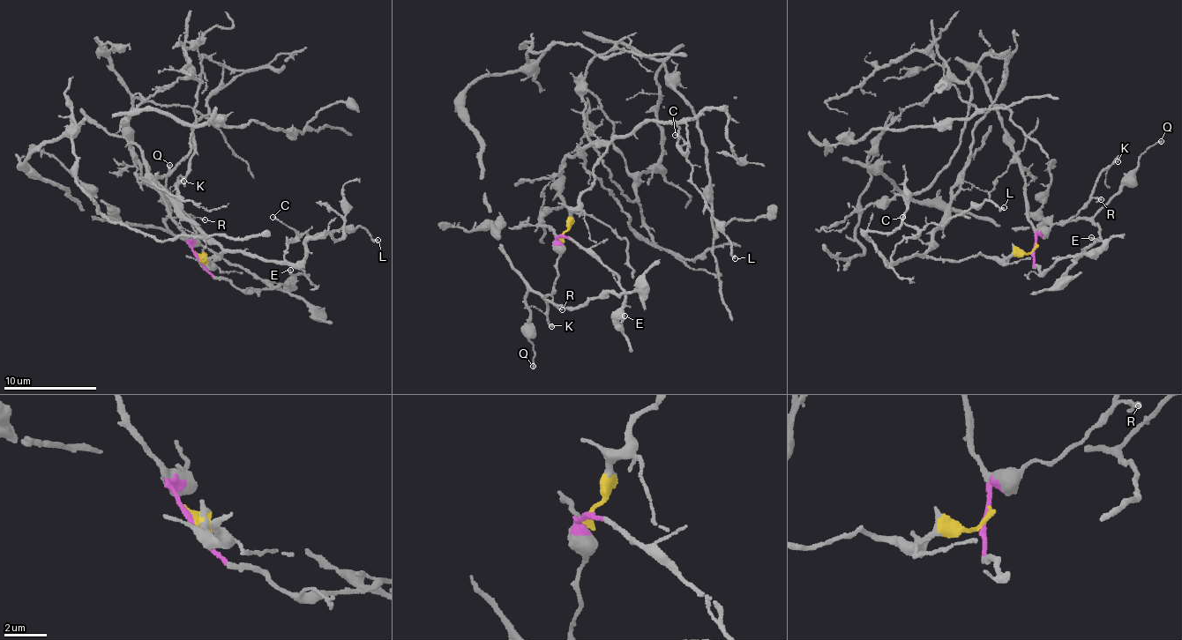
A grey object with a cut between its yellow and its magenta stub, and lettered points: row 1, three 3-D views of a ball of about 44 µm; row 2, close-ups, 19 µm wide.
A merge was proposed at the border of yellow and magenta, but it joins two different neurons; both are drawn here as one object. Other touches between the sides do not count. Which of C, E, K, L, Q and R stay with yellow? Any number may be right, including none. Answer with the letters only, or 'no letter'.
C, L

